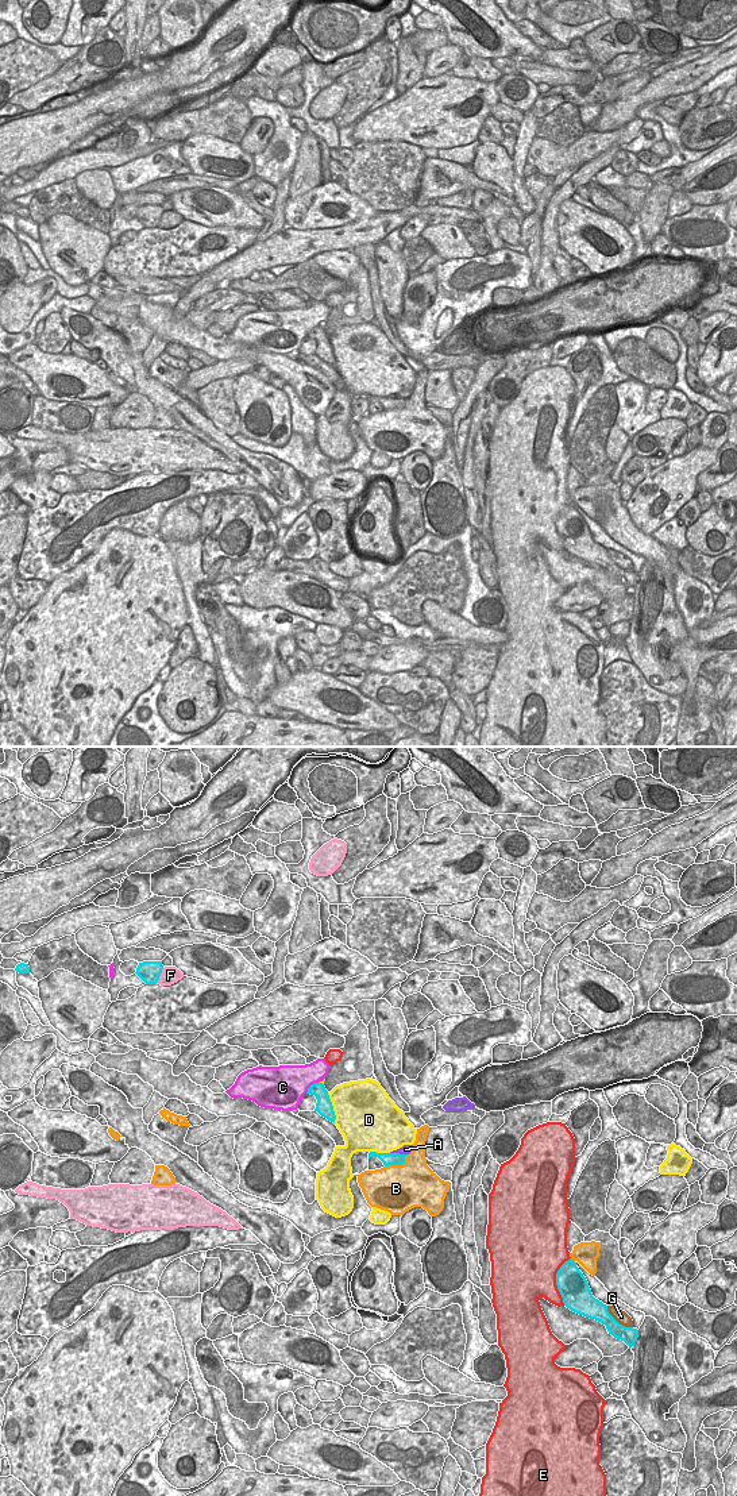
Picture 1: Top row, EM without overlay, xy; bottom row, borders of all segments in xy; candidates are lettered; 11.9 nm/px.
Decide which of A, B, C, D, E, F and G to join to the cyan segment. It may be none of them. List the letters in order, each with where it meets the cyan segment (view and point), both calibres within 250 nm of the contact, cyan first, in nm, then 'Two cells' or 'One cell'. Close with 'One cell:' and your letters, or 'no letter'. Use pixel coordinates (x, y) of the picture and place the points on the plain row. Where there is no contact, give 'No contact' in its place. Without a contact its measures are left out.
A: Touches cyan at xy (398, 397). Thickness 160 nm (cyan) against 120 nm. Two cells
B: Touches cyan at xy (397, 408). Thickness 160 nm (cyan) against 480 nm. Two cells
C: Touches cyan at xy (311, 330). Thickness 160 nm (cyan) against 440 nm. Two cells
D: Touches cyan at xy (332, 351). Thickness 200 nm (cyan) against 480 nm. Two cells
E: Touches cyan at xy (556, 525). Thickness 360 nm (cyan) against 480 nm. Two cells
F: Touches cyan at xy (159, 219). Thickness 260 nm (cyan) against 220 nm. Two cells
G: Touches cyan at xy (616, 565). Thickness 220 nm (cyan) against 160 nm. Two cells
One cell: no letter.

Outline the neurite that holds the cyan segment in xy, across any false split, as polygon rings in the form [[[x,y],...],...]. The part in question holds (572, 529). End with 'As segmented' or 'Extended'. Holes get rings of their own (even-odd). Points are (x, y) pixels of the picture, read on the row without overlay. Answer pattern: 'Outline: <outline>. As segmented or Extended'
Outline: [[[572,502],[566,505],[557,514],[556,529],[567,552],[601,566],[606,570],[609,578],[624,585],[629,591],[634,589],[638,582],[638,574],[620,568],[609,558],[607,550],[593,540],[586,521]]]. As segmented.

